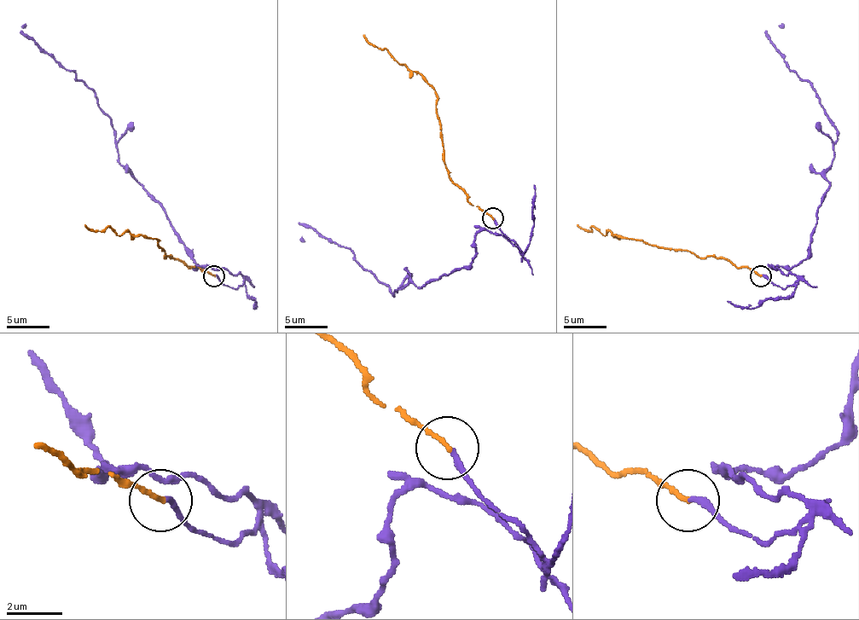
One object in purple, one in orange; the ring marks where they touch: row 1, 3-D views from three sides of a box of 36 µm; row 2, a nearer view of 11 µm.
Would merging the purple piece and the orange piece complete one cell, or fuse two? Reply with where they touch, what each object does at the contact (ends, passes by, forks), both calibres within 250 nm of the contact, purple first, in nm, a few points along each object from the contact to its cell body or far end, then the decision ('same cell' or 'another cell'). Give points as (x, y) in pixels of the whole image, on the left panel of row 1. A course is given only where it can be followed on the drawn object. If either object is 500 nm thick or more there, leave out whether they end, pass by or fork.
(214, 275) | purple ends | orange ends | 200/160 nm | purple via (215, 275), (232, 287), (243, 279), (196, 266), (164, 207), (119, 162), (96, 94), (26, 24) | orange via (213, 275), (166, 258), (155, 239), (141, 234), (118, 234), (109, 226), (92, 230), (85, 224) | another cell

